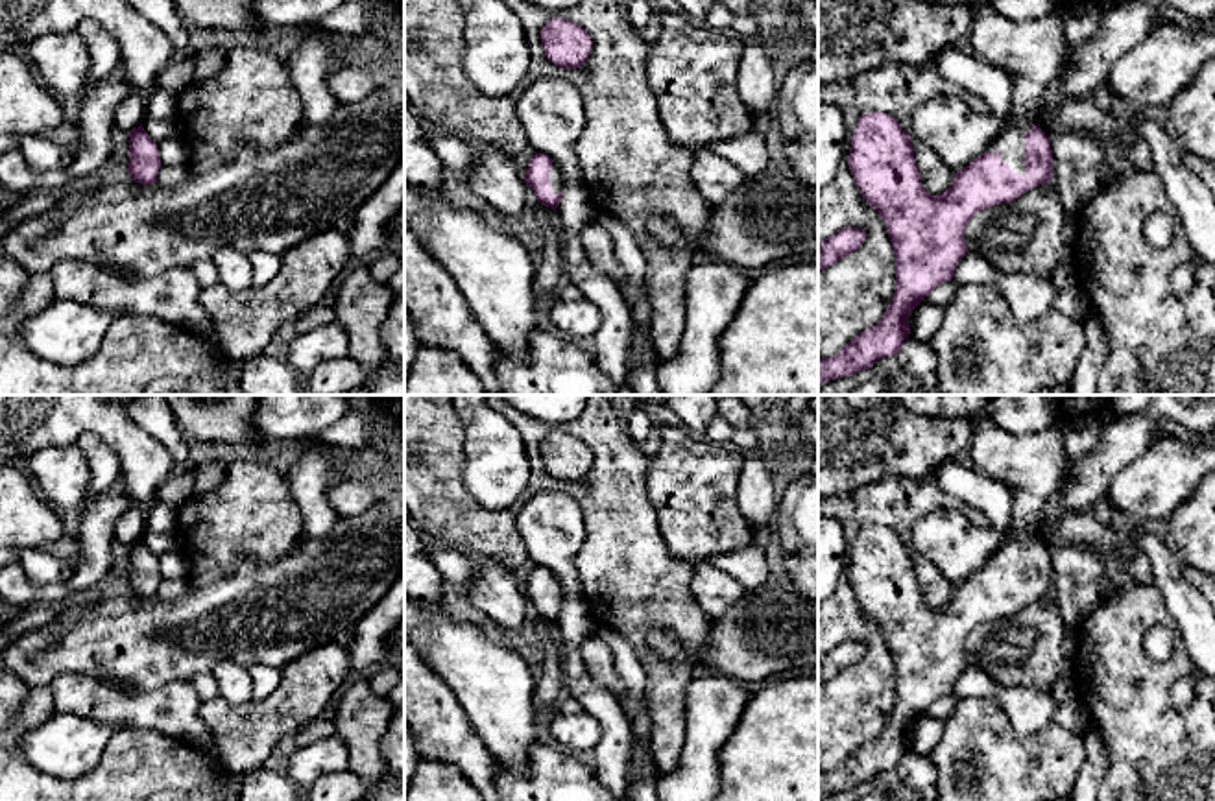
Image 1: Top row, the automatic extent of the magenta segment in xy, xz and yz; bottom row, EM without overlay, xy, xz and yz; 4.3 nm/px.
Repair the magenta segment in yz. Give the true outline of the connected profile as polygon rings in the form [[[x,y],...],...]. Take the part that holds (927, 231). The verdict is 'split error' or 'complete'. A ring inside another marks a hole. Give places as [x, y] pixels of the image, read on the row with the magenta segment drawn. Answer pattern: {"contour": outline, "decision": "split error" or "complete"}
{"contour": [[[1056,0],[1051,13],[1036,20],[1014,20],[990,7],[975,13],[968,50],[1004,70],[1016,83],[1006,124],[995,142],[966,168],[955,173],[951,186],[931,196],[916,168],[912,137],[886,113],[859,118],[851,137],[848,166],[857,188],[886,225],[896,255],[896,292],[883,319],[855,336],[838,354],[818,358],[818,384],[851,377],[877,360],[896,356],[910,334],[910,312],[940,284],[953,281],[966,247],[966,225],[984,209],[1010,203],[1053,179],[1053,149],[1047,135],[1034,124],[1045,87],[1056,79],[1067,55],[1065,13],[1071,6],[1095,0]]], "decision": "split error"}

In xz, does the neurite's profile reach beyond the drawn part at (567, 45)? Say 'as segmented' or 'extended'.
as segmented

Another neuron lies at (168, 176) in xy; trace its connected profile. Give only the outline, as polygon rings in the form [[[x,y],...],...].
[[[161,166],[157,183],[162,186],[174,186],[183,183],[190,173],[188,166]]]

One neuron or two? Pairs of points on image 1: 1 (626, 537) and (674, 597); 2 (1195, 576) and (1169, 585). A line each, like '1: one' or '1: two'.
1: one
2: two

